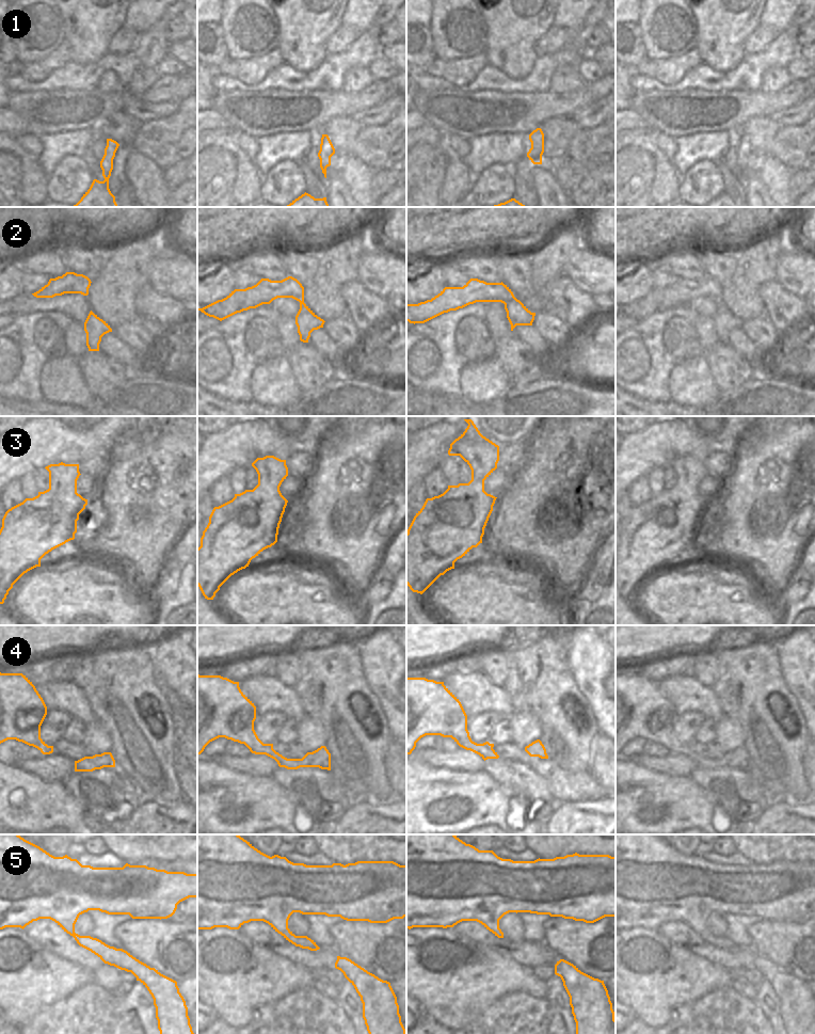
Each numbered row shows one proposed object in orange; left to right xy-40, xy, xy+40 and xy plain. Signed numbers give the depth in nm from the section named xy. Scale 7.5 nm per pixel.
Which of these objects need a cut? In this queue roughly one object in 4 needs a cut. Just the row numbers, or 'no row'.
2

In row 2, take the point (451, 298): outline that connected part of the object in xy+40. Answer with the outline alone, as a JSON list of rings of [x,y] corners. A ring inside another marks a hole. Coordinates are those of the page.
[[[470,279],[463,287],[445,287],[431,300],[418,304],[406,304],[406,321],[425,323],[444,313],[463,308],[476,302],[510,302],[515,297],[501,283],[486,283]]]

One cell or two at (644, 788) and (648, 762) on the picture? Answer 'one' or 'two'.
two

